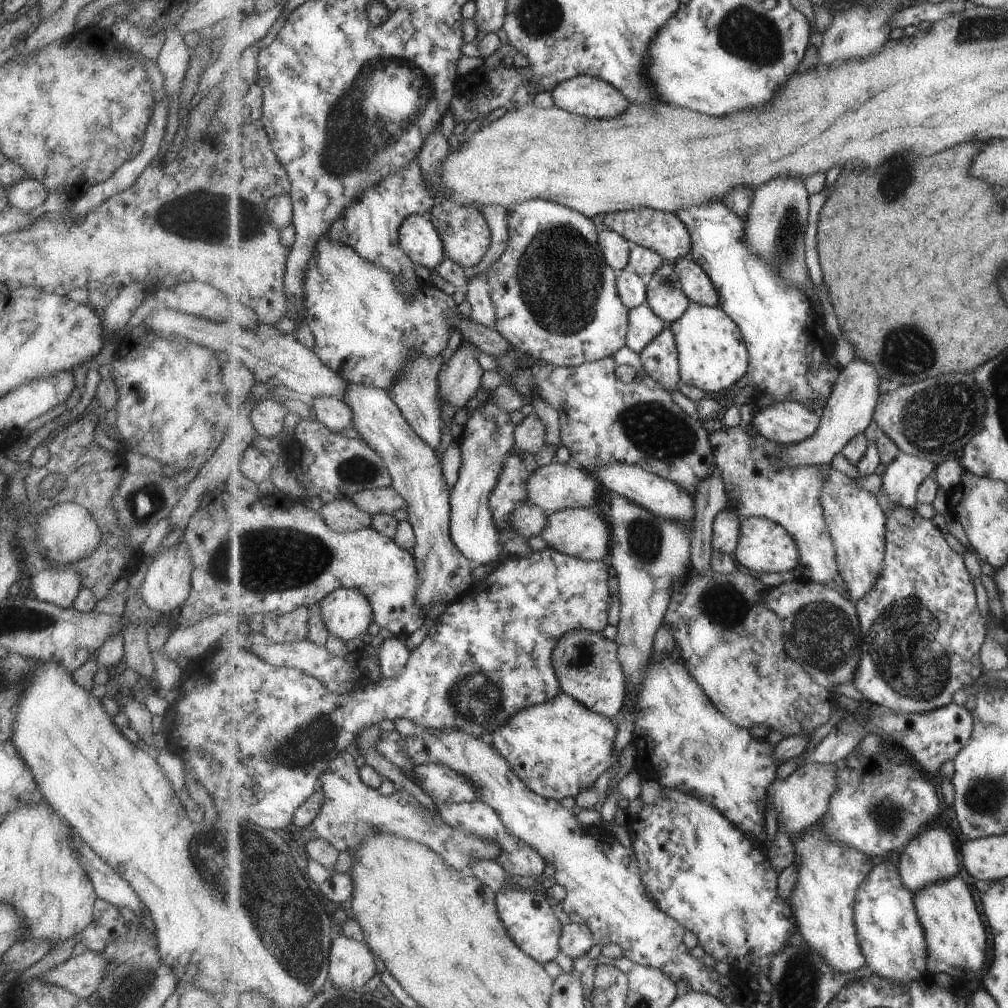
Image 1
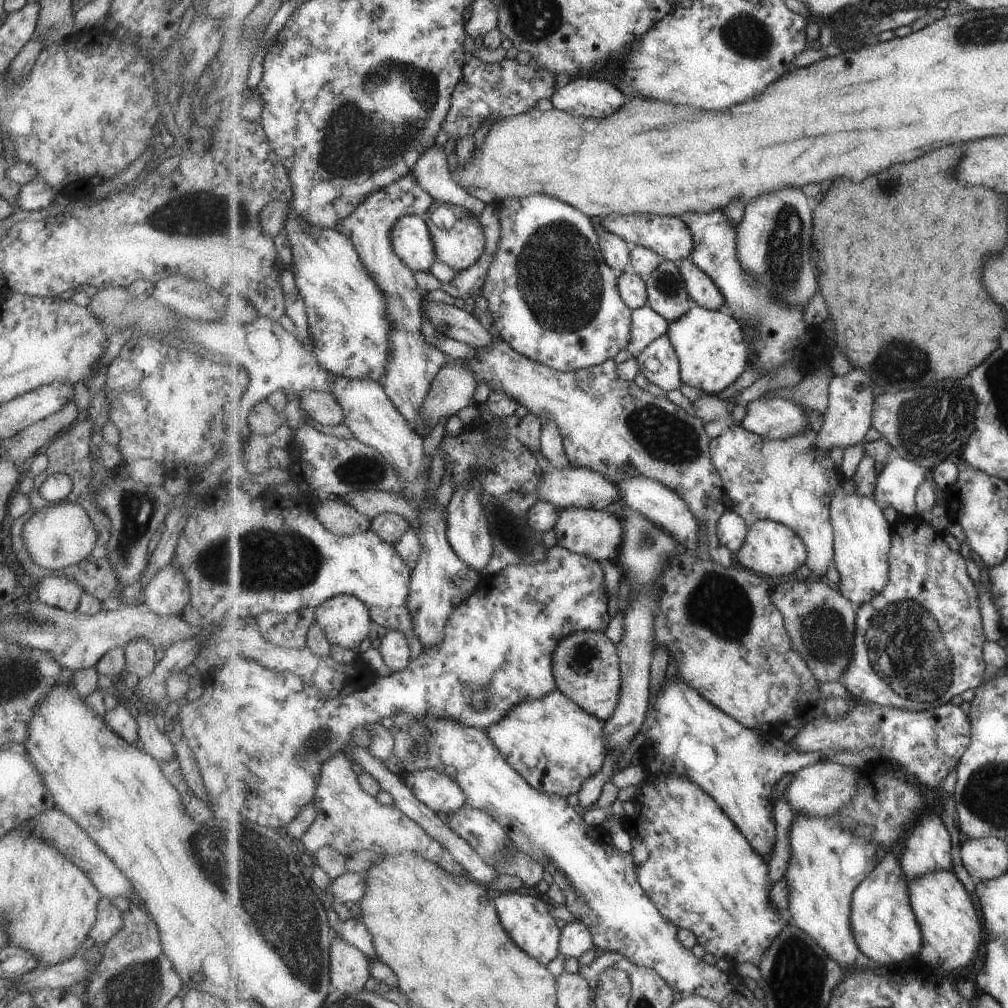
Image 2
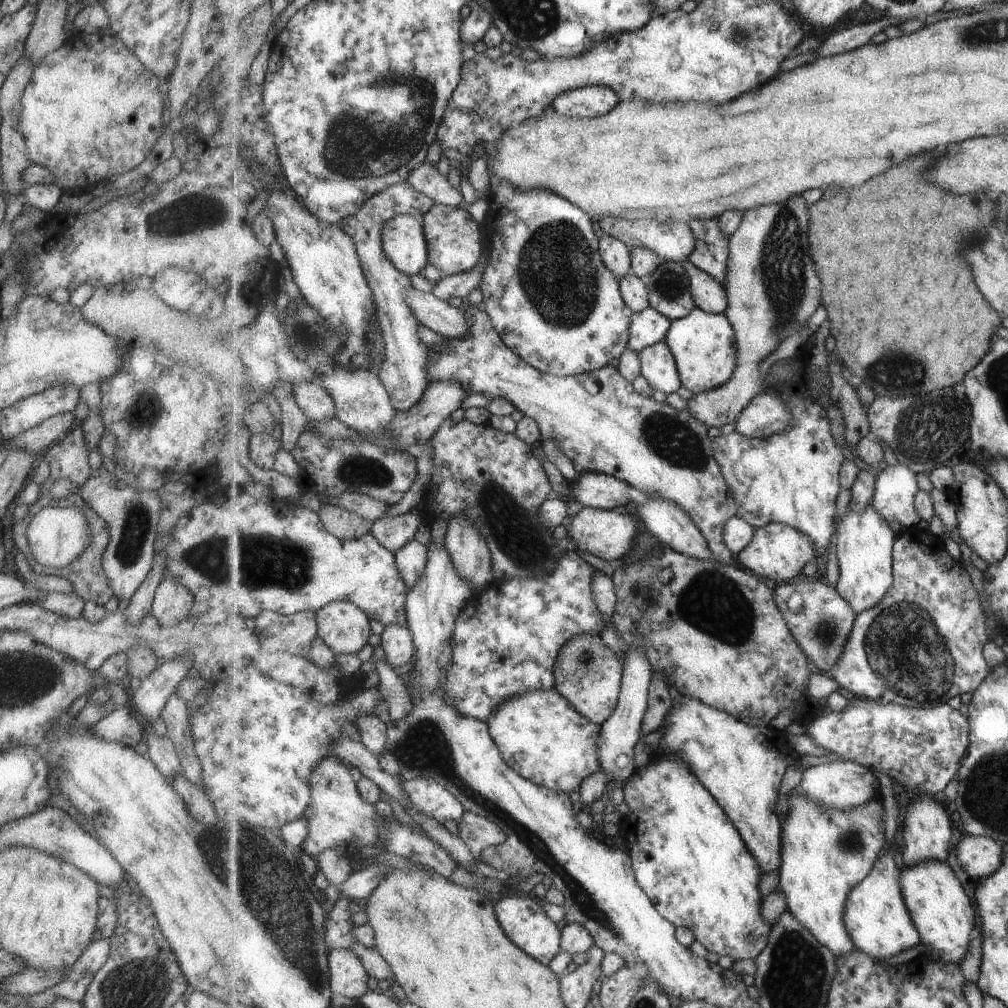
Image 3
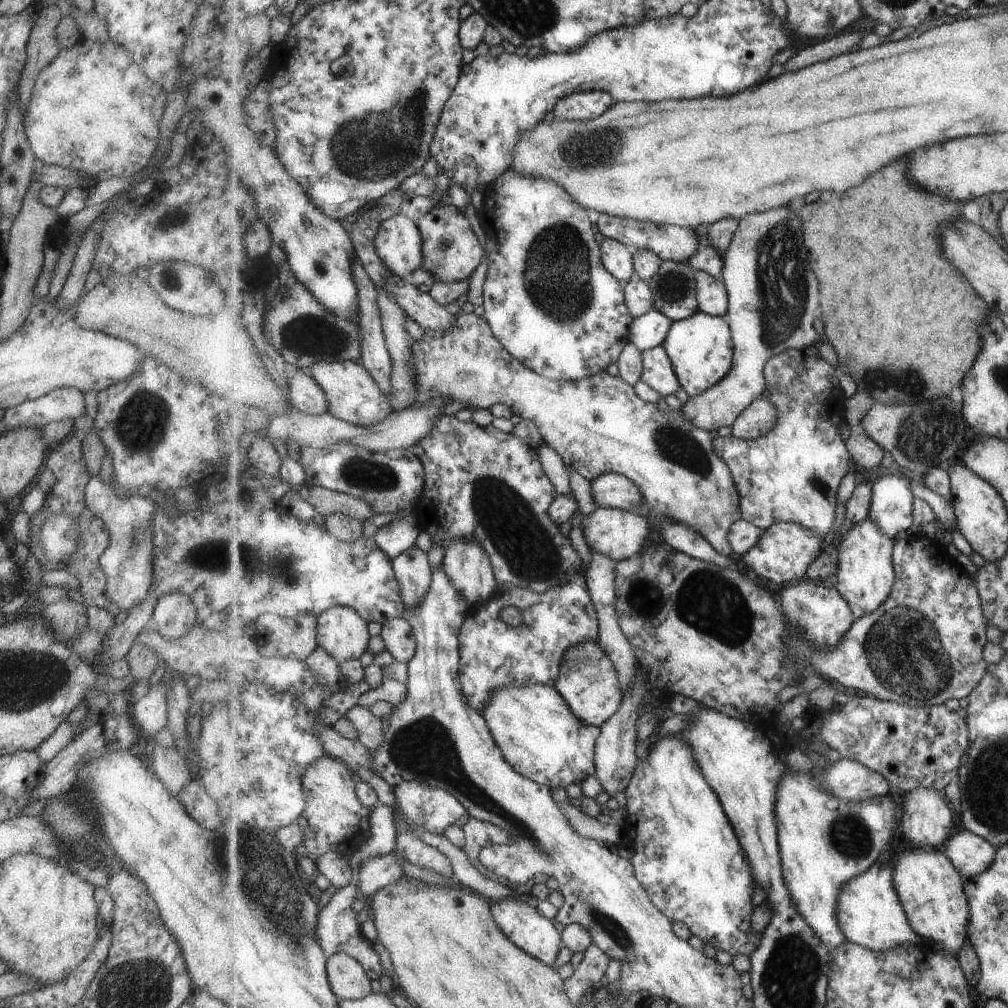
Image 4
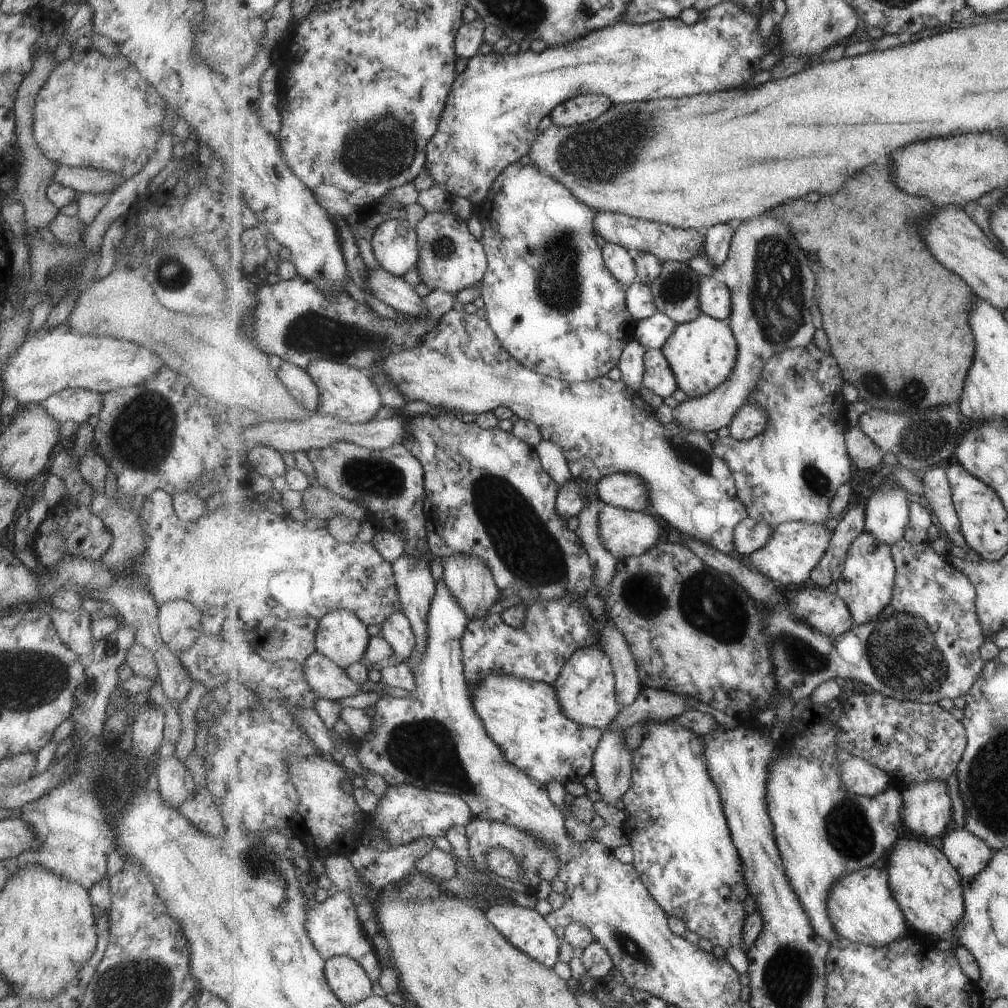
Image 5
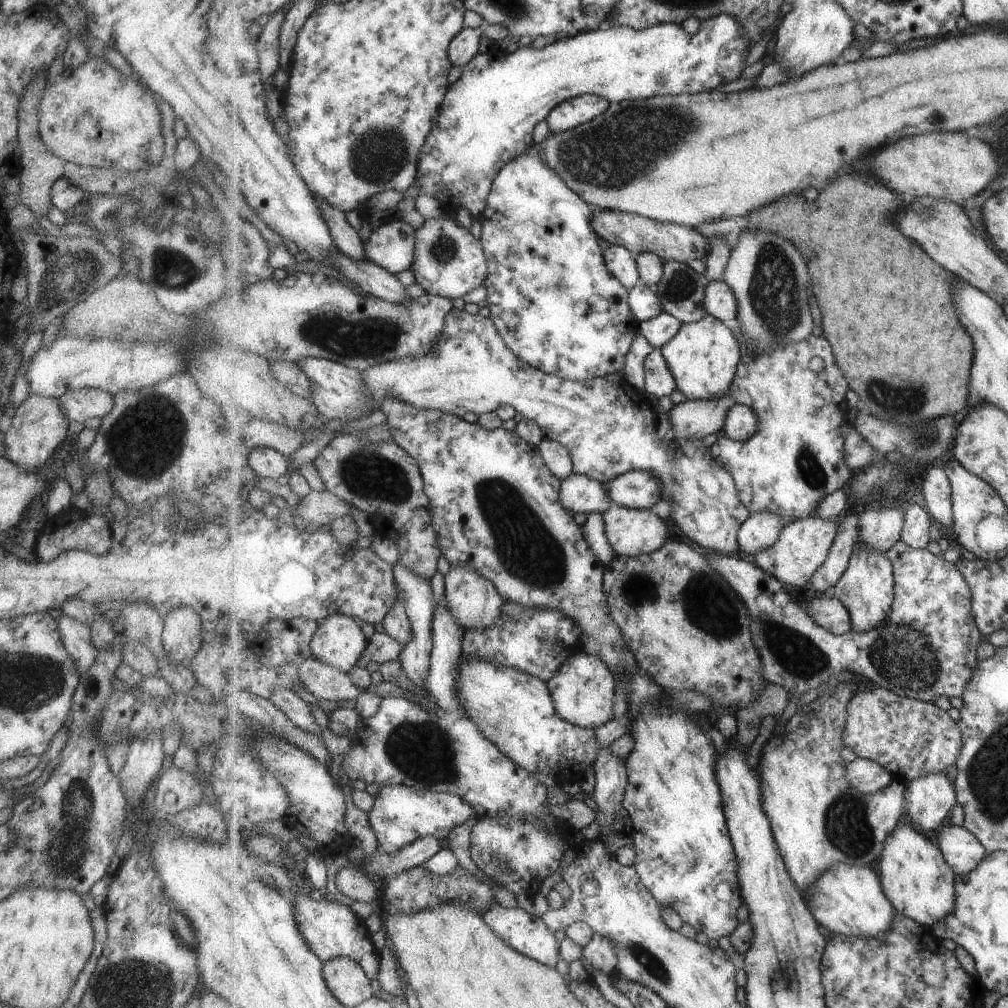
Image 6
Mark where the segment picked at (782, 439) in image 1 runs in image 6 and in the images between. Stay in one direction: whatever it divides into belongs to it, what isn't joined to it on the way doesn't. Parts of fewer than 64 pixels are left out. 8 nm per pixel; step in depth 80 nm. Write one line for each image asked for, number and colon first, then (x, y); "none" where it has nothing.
2: (771, 417)
3: (766, 415)
4: (761, 417)
5: (751, 420)
6: (742, 422)

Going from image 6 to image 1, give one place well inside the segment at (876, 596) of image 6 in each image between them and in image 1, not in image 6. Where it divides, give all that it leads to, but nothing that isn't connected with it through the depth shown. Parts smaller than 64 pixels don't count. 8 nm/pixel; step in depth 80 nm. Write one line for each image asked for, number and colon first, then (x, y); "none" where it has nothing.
1: (859, 528)
2: (863, 538)
3: (865, 542)
4: (866, 575)
5: (868, 583)

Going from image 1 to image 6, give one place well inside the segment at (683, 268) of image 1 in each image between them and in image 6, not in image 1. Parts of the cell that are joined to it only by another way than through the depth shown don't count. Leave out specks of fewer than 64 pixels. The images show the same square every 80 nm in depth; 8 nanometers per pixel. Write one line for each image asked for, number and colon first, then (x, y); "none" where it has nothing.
2: (704, 290)
3: (711, 295)
4: (713, 298)
5: (715, 296)
6: (721, 301)

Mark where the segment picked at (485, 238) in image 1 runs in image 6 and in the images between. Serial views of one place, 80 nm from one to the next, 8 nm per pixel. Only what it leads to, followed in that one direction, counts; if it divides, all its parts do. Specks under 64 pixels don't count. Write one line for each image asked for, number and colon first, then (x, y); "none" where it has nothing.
2: (460, 238)
3: (456, 238)
4: (452, 252)
5: (451, 259)
6: (450, 261)

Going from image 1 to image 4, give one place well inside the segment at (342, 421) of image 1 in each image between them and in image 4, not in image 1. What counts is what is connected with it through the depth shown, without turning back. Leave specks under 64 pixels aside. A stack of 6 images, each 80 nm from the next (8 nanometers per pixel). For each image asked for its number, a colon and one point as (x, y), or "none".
2: (322, 406)
3: (314, 399)
4: (308, 397)

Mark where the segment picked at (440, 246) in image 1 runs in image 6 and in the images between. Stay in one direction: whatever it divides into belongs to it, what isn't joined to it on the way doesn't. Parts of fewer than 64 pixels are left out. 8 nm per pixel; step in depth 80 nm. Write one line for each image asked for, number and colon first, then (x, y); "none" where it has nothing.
2: (412, 239)
3: (404, 240)
4: (400, 243)
5: (396, 243)
6: (392, 245)

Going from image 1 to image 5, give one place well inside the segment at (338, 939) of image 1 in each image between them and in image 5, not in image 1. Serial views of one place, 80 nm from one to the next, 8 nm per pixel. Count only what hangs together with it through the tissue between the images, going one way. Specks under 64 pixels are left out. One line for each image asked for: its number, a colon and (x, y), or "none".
2: (351, 969)
3: (350, 978)
4: (348, 978)
5: (350, 983)

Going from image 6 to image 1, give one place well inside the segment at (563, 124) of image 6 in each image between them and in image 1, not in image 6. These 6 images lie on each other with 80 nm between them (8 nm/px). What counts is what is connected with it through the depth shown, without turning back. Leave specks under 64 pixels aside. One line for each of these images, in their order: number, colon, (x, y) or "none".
1: (593, 97)
2: (591, 97)
3: (592, 101)
4: (585, 105)
5: (583, 108)

